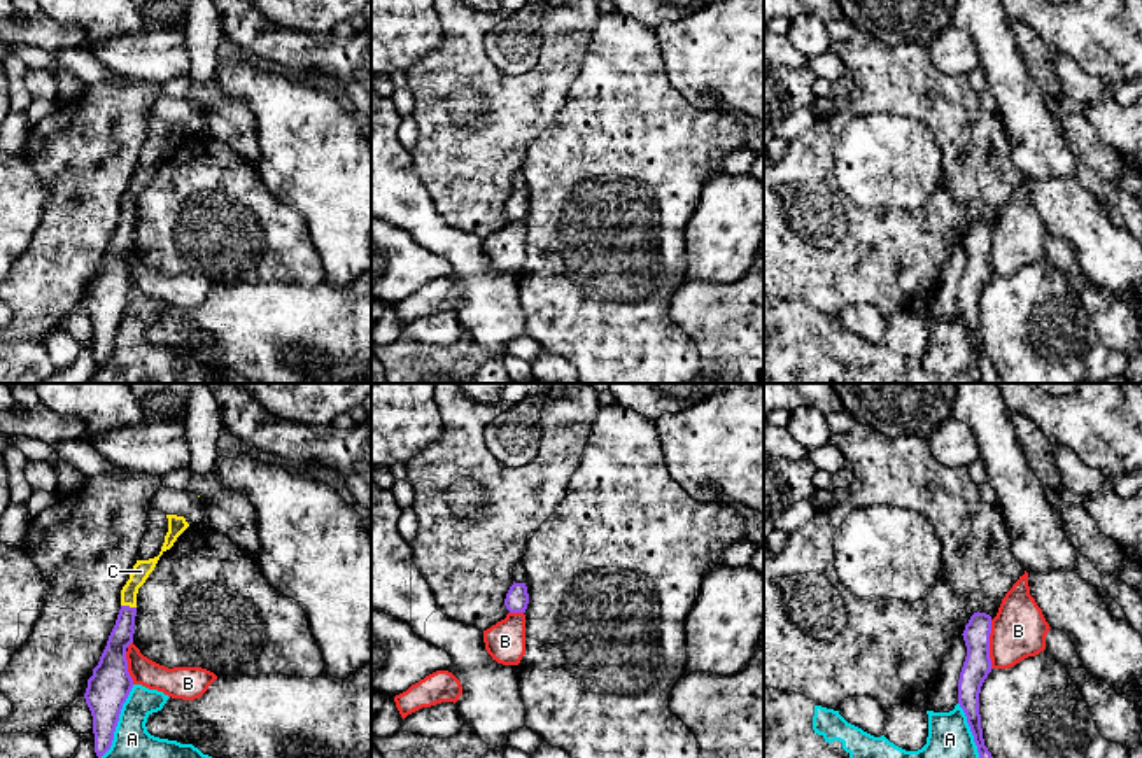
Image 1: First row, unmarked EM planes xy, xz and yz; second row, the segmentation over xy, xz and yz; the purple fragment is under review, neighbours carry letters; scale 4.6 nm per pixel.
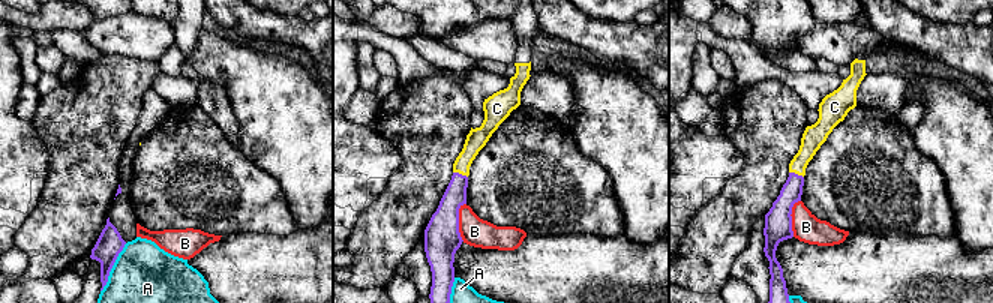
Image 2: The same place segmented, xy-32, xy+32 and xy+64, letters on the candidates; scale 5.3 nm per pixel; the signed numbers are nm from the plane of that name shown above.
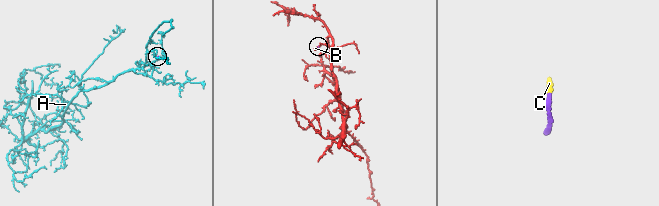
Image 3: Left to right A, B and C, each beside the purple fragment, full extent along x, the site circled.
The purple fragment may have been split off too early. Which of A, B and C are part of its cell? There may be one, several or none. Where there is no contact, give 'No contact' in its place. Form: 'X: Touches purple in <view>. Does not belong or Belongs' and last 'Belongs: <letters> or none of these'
A: Touches purple in xy. Does not belong
B: Touches purple in yz. Does not belong
C: Touches purple in xy. Belongs
Belongs: C

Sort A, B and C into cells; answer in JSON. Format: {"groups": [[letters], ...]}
{"groups": [["A"], ["B"], ["C"]]}

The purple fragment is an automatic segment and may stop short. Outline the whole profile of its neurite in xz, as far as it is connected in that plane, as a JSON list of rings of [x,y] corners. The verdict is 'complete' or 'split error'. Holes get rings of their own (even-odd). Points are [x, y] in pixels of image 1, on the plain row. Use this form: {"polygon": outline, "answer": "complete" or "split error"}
{"polygon": [[[515,191],[510,194],[504,214],[510,221],[525,221],[529,212],[529,201],[525,191]]], "answer": "complete"}

